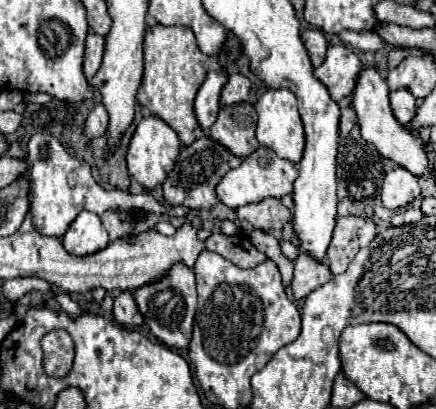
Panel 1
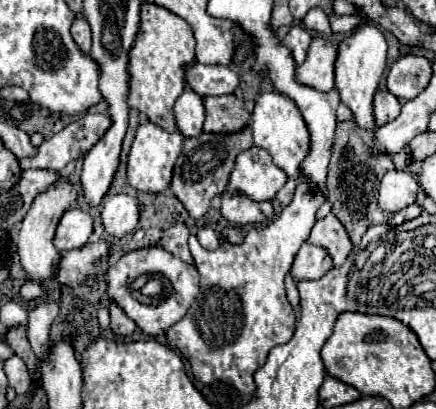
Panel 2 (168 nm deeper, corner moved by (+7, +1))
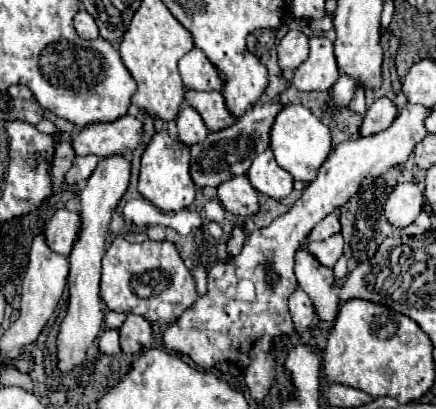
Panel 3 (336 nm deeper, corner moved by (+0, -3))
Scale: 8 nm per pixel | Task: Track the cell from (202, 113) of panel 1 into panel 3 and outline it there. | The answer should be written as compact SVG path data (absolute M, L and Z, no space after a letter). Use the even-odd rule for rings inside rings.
M185 104L183 110L177 116L177 136L179 136L179 140L187 146L193 146L193 144L203 142L207 138L207 134L209 134L209 130L207 130L203 118L199 116L199 112L193 106Z

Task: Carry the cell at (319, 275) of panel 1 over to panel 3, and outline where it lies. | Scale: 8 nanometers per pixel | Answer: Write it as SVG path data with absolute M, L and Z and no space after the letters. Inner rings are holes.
M335 234L323 242L309 242L307 250L311 256L315 256L319 260L319 264L333 268L335 262L339 260L339 256L343 254L343 236Z

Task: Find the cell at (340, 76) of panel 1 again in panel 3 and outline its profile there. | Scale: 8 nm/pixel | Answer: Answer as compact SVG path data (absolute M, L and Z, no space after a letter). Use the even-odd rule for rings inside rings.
M315 36L309 40L309 44L311 44L309 58L295 70L293 86L303 92L311 90L325 92L339 78L339 68L333 54L333 42L325 36Z

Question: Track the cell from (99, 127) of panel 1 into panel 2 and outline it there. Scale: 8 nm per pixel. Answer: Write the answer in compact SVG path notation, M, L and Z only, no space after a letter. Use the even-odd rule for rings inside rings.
M86 114L80 120L68 124L64 130L44 140L38 148L38 156L22 158L20 166L26 168L46 168L62 170L68 162L86 154L110 128L112 120L106 114Z

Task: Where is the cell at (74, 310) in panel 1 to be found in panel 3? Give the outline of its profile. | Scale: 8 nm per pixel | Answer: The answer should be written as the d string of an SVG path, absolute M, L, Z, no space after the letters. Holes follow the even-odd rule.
M107 328L107 330L101 334L101 338L99 338L99 348L101 348L105 354L119 354L119 352L121 352L121 348L119 348L119 332Z

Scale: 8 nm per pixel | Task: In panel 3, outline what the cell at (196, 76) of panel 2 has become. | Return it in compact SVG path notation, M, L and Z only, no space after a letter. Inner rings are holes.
M199 48L187 52L179 60L179 74L183 78L185 90L223 92L223 80L219 76L217 68L209 62L209 58Z

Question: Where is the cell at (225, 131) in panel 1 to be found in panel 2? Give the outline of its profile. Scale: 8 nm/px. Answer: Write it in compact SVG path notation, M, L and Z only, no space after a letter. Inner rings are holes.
M234 94L206 96L204 108L204 132L236 132L242 130L250 120L250 114L244 108L244 100Z

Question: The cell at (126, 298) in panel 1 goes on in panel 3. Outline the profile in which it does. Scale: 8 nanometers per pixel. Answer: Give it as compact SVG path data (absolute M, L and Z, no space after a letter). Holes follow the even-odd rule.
M127 314L127 320L119 328L119 336L121 336L121 350L127 354L137 354L139 350L151 346L153 330L143 316Z

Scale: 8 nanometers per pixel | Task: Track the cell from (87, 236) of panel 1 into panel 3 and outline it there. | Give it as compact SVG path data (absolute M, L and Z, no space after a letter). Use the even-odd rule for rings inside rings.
M57 210L53 218L45 224L45 238L53 252L69 256L81 230L81 218L79 212L69 210Z

